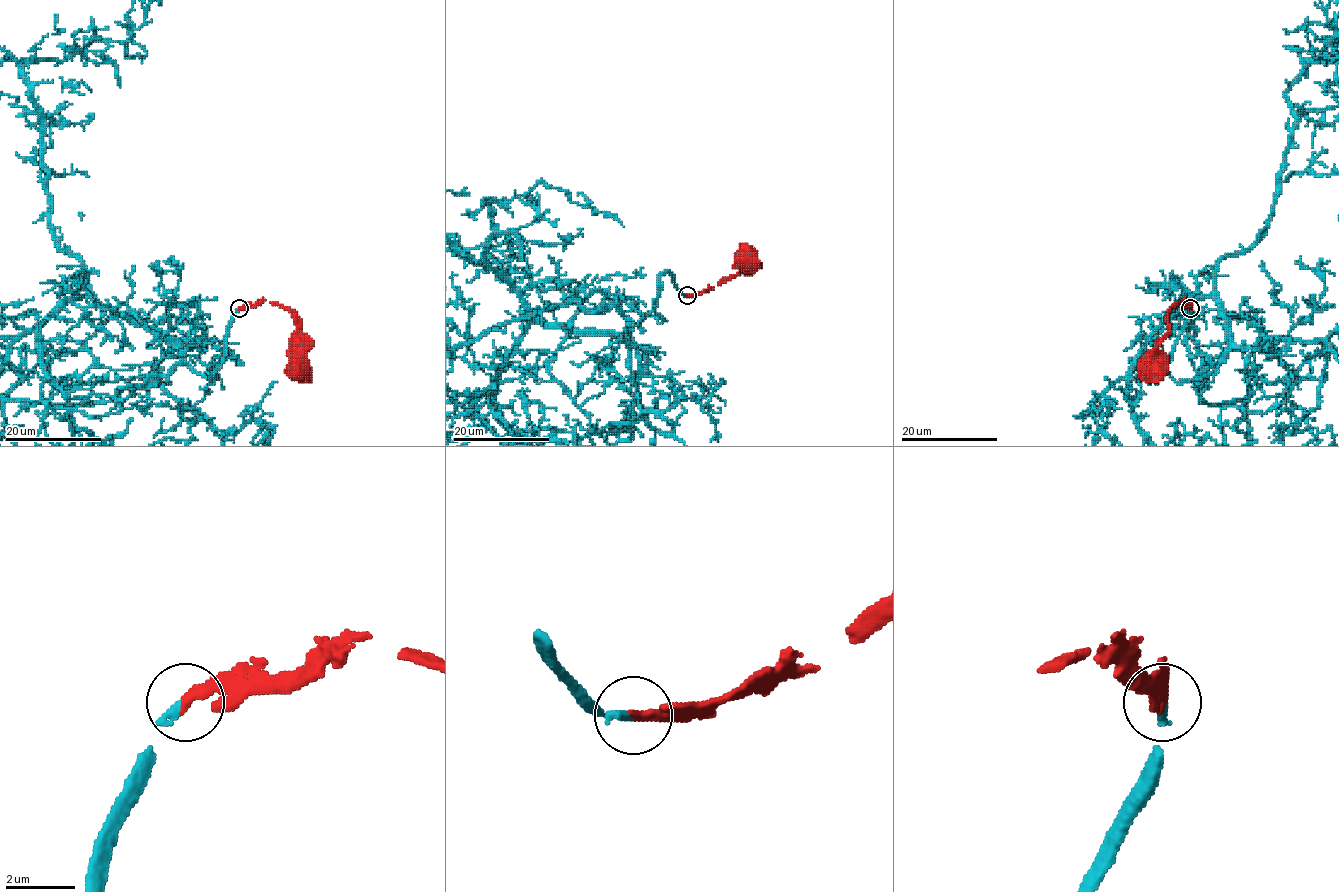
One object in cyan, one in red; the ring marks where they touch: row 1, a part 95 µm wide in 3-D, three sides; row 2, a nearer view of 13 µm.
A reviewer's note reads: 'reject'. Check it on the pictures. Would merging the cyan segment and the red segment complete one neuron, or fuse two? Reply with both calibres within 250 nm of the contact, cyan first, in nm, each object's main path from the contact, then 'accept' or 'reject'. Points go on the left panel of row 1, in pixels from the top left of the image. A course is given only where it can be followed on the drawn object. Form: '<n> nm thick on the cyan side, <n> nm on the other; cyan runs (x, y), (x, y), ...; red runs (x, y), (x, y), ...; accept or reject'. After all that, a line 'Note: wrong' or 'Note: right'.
240 nm thick on the cyan side, 280 nm on the other; cyan runs (239, 309), (211, 381), (93, 293), (51, 231), (23, 68), (54, 60); red runs (239, 309), (266, 299), (288, 310), (295, 318), (296, 333), (303, 342), (304, 364), (298, 367); accept
Note: wrong

